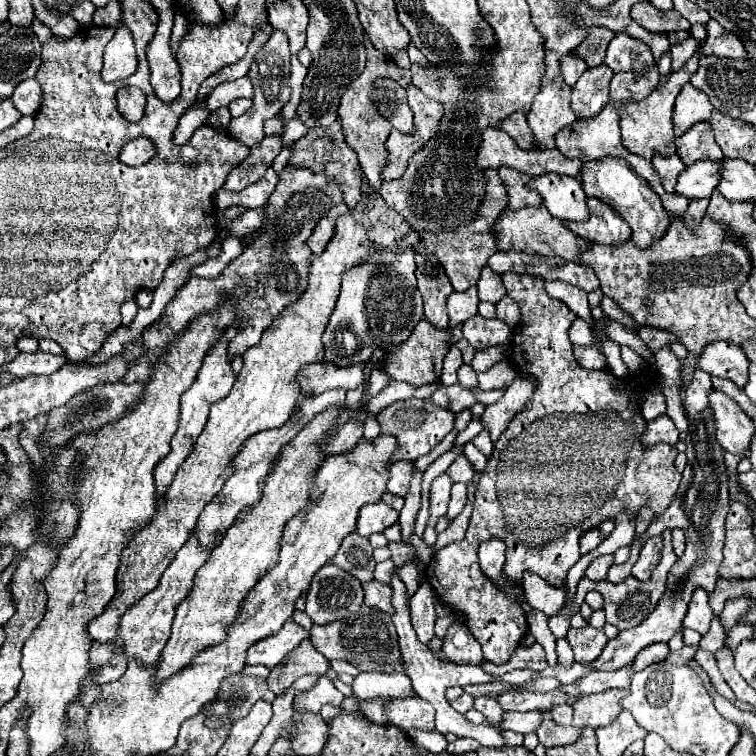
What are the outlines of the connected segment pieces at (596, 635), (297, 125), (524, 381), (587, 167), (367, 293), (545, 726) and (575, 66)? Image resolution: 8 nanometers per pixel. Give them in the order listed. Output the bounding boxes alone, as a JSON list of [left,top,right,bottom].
[[565,624,607,664],[281,116,307,146],[481,376,535,442],[579,156,671,248],[323,248,423,366],[535,710,579,748],[561,54,587,86]]

